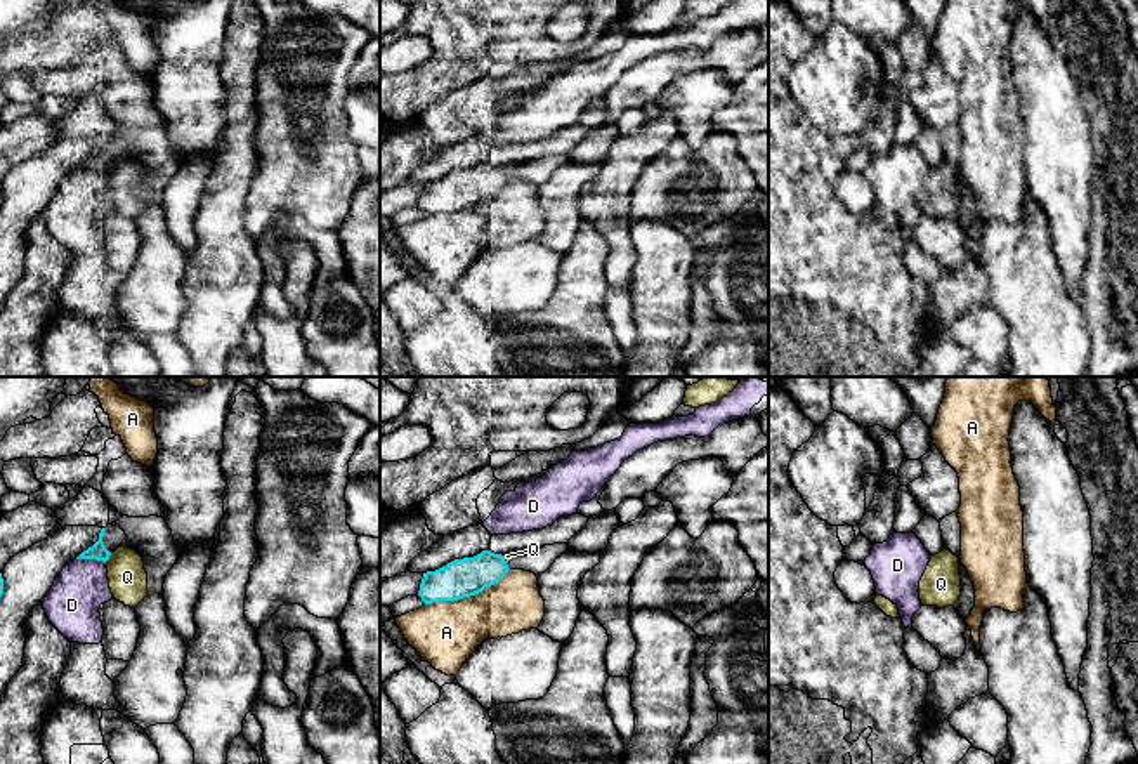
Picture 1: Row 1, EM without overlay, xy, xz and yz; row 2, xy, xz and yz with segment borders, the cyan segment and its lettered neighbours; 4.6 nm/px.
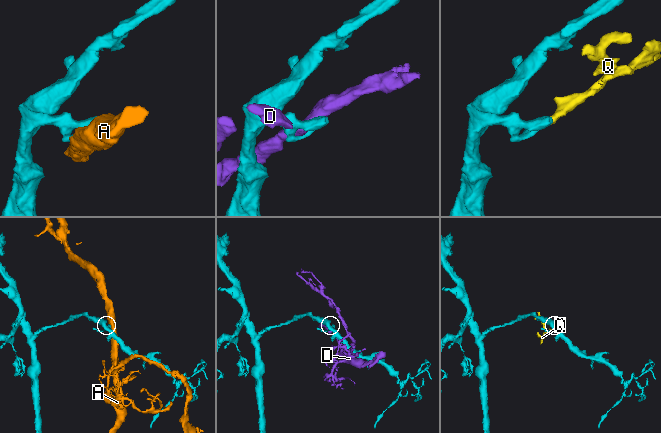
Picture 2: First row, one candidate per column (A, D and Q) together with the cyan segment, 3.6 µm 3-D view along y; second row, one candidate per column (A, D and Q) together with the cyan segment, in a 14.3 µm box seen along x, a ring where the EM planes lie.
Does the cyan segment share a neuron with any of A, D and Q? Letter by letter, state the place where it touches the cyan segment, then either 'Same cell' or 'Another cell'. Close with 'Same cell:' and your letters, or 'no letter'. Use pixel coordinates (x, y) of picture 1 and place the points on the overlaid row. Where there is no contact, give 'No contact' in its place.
A: Touches cyan at xz (467, 596). Another cell
D: Touches cyan at xy (91, 558). Another cell
Q: Touches cyan at xy (108, 558). Same cell
Same cell: Q

